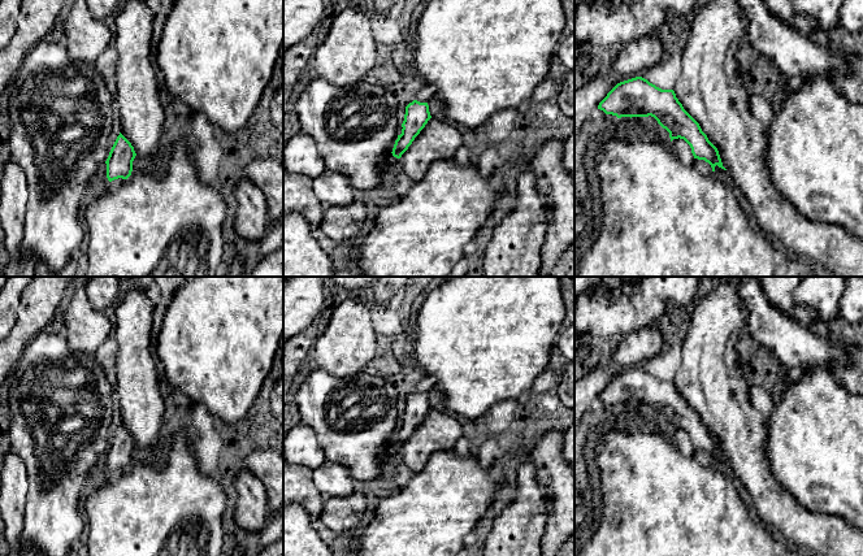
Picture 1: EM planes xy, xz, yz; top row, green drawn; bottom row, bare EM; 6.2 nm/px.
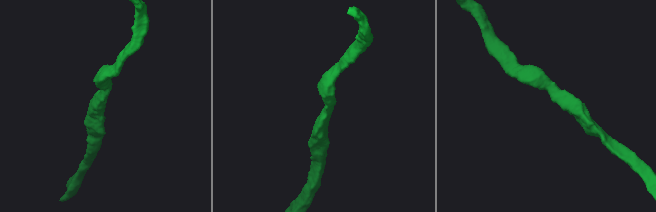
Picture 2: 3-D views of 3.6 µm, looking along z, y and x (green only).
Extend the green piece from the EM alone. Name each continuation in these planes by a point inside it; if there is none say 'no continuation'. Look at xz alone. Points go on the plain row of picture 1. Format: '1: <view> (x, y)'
1: xz (437, 431)

